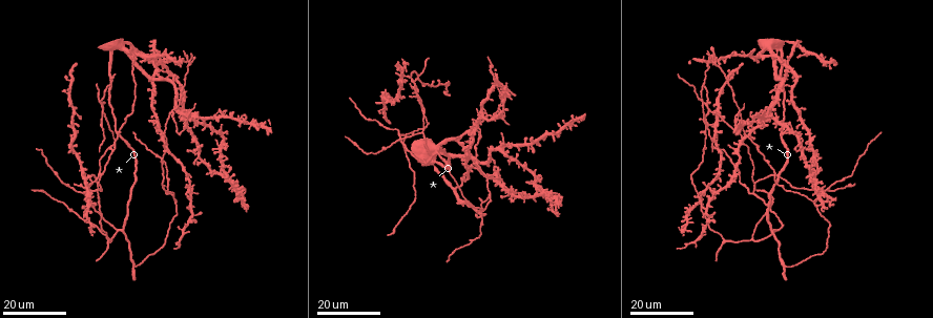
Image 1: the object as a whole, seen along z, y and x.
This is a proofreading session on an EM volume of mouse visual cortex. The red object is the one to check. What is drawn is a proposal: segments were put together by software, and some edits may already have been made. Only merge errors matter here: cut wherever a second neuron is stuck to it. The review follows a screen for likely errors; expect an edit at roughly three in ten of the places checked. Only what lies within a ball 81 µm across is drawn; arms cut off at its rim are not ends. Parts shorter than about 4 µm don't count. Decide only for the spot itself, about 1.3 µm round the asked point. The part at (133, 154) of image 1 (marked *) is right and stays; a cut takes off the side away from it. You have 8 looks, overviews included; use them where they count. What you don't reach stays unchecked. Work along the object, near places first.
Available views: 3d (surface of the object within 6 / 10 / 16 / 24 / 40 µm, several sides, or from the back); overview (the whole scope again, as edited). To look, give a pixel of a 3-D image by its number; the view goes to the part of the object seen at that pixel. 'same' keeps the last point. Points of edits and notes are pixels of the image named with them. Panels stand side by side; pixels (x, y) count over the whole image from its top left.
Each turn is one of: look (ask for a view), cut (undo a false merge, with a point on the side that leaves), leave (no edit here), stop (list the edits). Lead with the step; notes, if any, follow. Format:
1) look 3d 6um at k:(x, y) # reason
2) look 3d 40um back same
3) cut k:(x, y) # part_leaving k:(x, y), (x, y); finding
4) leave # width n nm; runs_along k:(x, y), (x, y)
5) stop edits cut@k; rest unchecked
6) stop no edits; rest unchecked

look 3d 16um at 1:(476, 128) # looks like a crossing

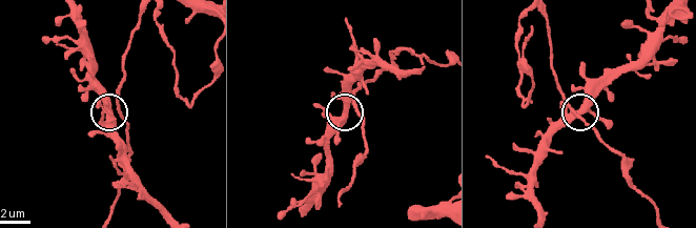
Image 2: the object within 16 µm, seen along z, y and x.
look 3d 6um at 2:(111, 115)

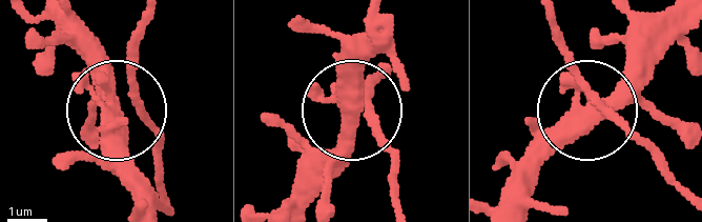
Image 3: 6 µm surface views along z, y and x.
leave # arms 5; one neuron here

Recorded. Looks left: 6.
look 3d 24um at 1:(702, 118) # a narrow waist

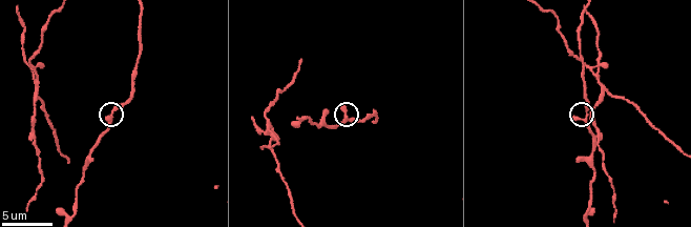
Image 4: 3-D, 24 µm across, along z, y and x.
look 3d 10um at 4:(585, 112)

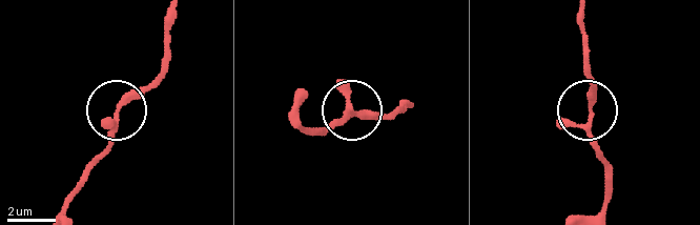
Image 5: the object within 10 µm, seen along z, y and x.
leave # runs_along 5:(603, 208), (603, 160), (592, 136), (592, 72); continuous, no second neuron

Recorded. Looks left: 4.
look 3d 24um at 1:(756, 184) # two arms in line, one across

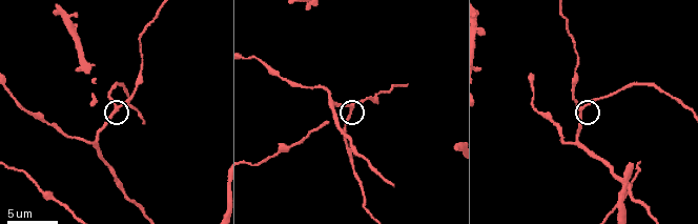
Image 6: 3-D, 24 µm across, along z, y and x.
look 3d 10um at 6:(116, 107)

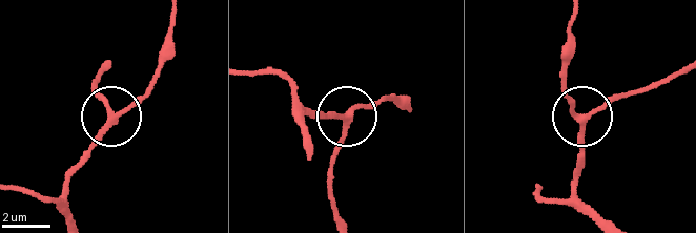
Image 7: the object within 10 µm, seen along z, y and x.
leave # arms 3; runs_along 7:(309, 138), (306, 107), (346, 115), (348, 131), (331, 160); one neuron here

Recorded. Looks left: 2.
stop no edits; rest unchecked

